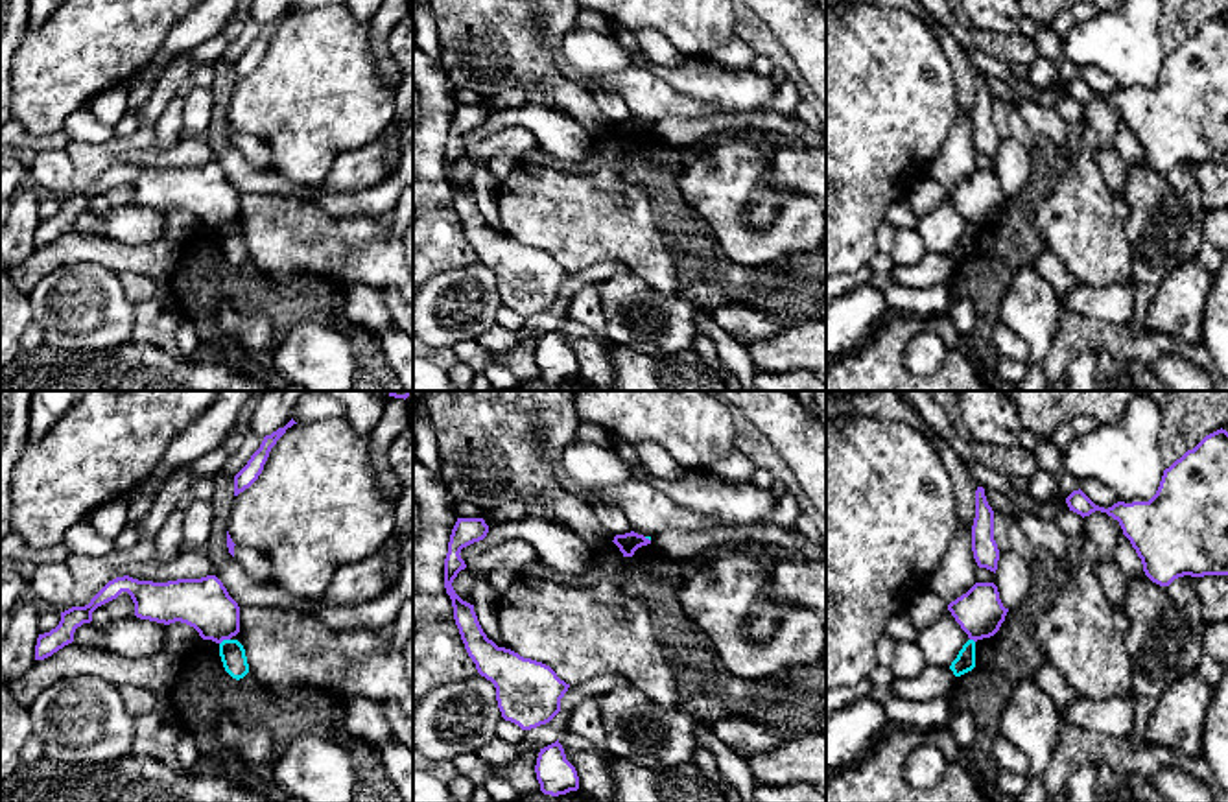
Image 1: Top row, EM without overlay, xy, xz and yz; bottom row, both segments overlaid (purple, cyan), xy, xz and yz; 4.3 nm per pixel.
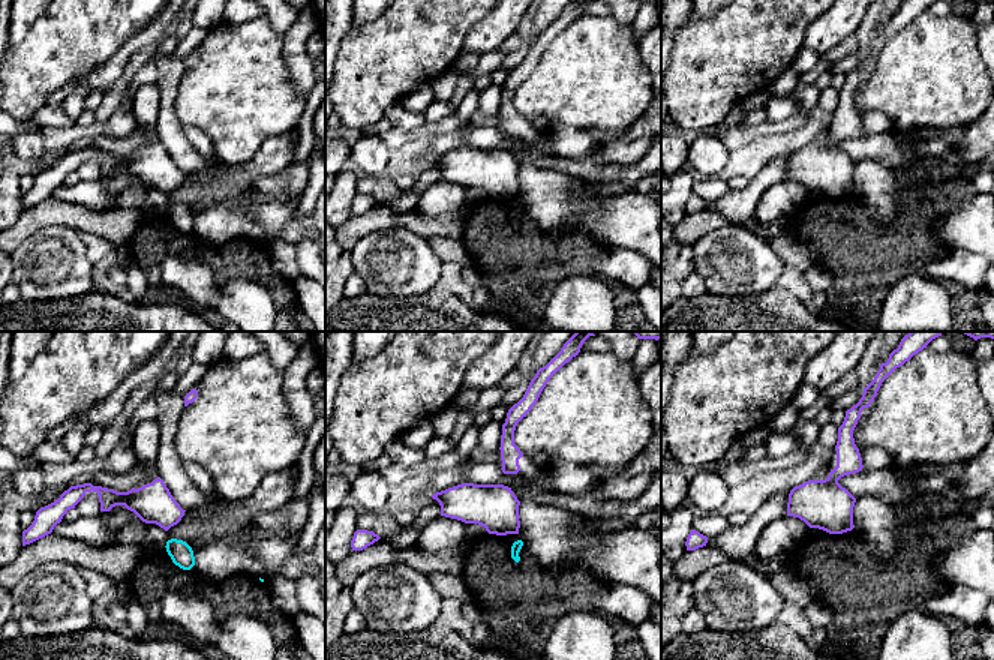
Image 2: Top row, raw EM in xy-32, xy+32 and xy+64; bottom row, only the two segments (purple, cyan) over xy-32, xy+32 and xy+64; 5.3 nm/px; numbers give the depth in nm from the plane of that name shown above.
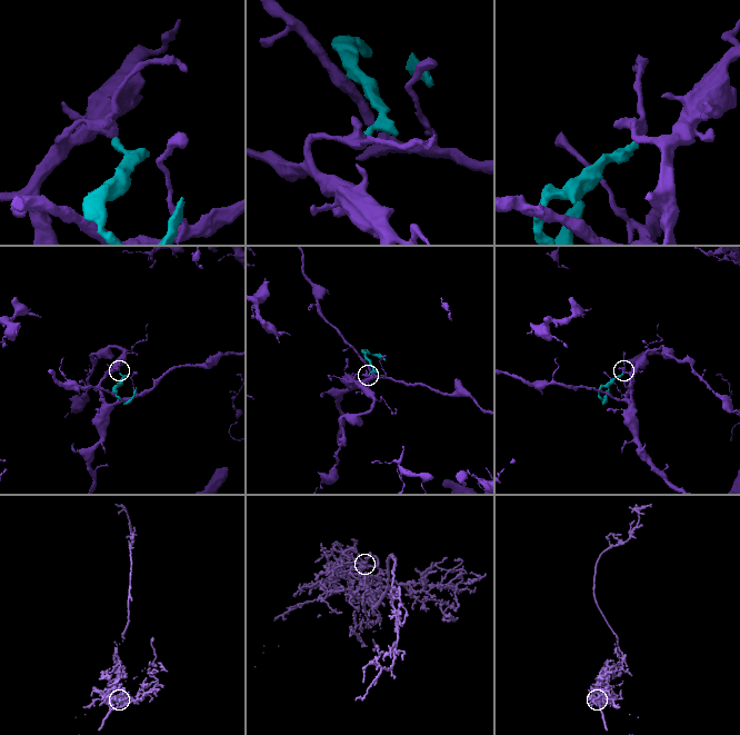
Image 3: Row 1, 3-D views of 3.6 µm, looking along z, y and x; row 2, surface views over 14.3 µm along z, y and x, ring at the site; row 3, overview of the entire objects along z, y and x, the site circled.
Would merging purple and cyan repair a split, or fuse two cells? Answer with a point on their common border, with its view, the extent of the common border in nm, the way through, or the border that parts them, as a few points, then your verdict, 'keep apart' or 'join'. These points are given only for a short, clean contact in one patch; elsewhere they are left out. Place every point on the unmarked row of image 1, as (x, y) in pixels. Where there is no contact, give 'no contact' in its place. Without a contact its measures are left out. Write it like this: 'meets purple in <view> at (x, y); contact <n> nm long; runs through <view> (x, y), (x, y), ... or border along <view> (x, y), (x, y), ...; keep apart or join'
meets purple in xy at (224, 225); contact 50 nm long; border along xy (229, 225), (220, 231); keep apart

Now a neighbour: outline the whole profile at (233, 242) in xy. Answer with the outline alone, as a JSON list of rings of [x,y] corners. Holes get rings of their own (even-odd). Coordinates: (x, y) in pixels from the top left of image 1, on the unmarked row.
[[[223,227],[219,230],[219,243],[225,258],[240,267],[249,260],[249,251],[245,243],[245,236],[238,227]]]

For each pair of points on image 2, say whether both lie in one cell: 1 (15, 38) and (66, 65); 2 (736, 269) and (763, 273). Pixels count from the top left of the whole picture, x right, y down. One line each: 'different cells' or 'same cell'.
1: different cells
2: same cell

